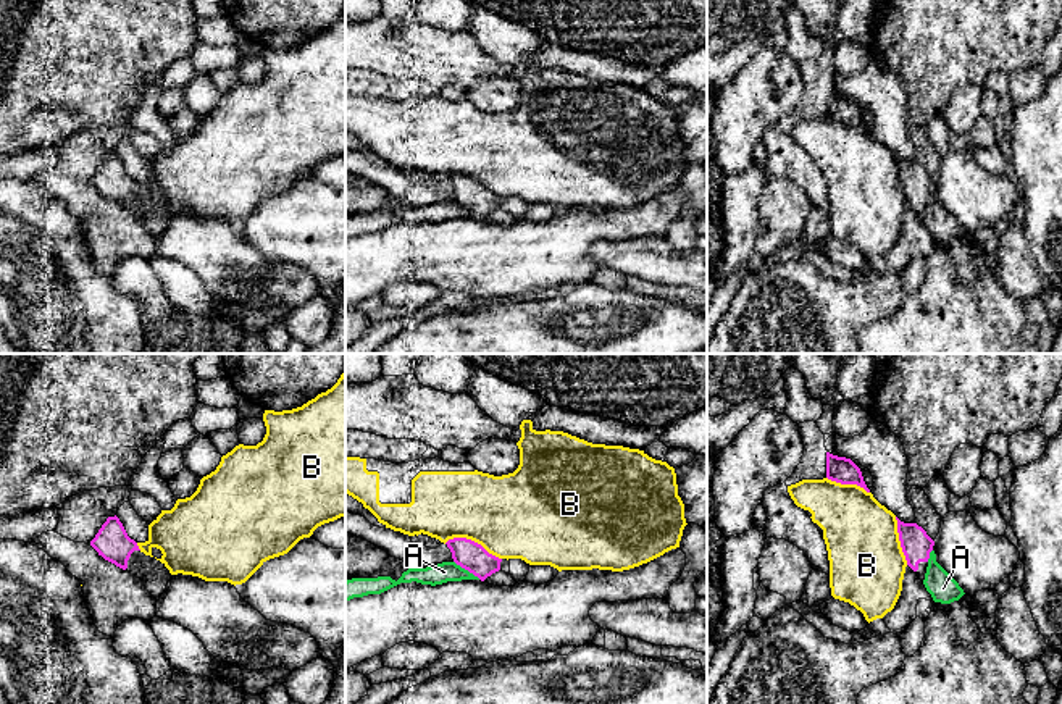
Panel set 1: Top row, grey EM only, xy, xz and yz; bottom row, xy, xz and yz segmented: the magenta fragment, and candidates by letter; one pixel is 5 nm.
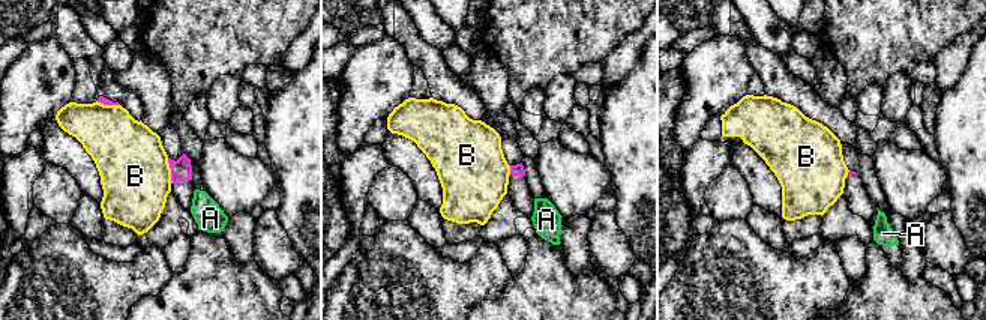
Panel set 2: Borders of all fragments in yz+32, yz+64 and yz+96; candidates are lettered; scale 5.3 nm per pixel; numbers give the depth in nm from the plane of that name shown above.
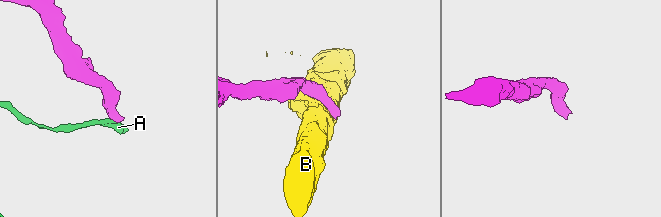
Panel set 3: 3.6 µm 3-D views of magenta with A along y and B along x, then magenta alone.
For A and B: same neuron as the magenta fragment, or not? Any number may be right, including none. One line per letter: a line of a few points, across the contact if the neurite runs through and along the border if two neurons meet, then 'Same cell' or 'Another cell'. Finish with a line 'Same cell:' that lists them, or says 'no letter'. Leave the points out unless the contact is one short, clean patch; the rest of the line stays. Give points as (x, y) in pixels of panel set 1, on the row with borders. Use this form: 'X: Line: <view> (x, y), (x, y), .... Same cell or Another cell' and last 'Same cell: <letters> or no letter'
A: Line: xz (454, 561), (480, 578). Another cell
B: Another cell
Same cell: no letter

